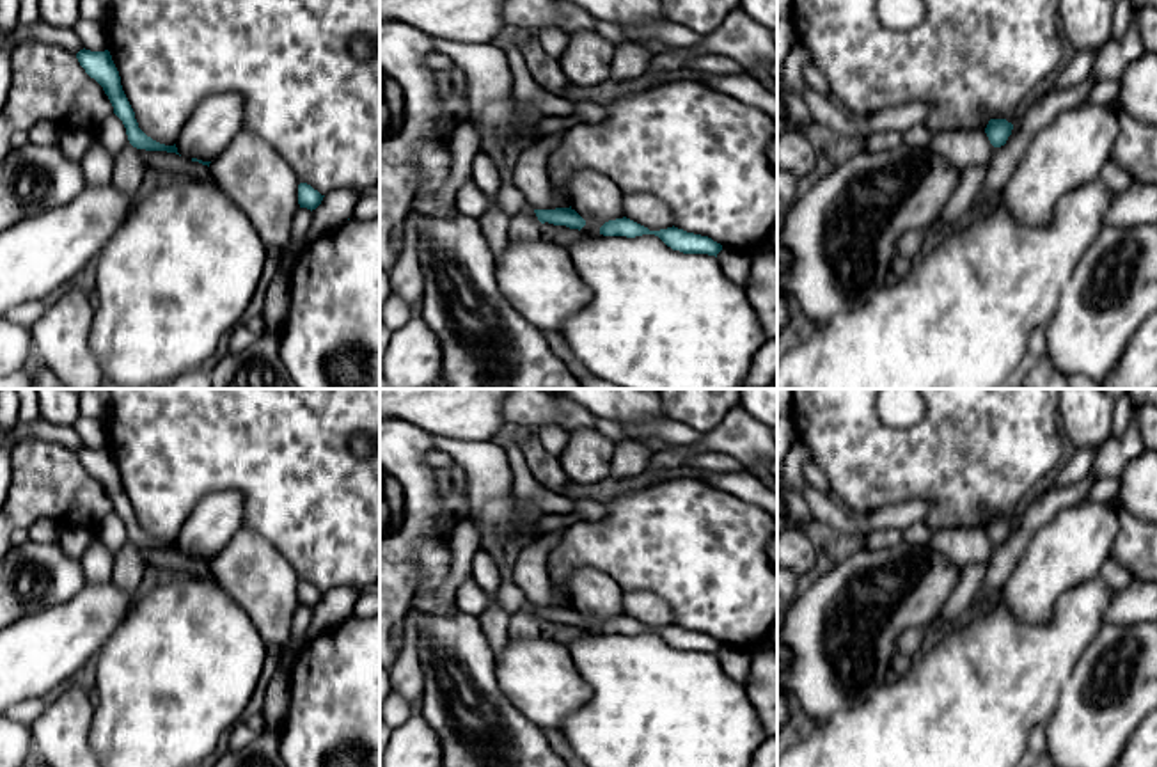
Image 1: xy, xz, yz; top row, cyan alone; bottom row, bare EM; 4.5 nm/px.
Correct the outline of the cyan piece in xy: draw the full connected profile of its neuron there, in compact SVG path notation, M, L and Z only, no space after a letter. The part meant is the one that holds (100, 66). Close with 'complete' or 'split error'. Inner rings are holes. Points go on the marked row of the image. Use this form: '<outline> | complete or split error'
M83 48L76 53L76 59L80 66L85 69L85 73L103 87L105 94L108 96L114 107L114 114L122 121L128 140L133 147L146 149L146 151L167 151L167 153L179 154L176 144L174 146L160 144L153 140L151 137L147 137L138 128L135 112L122 91L119 71L108 50L91 51Z | complete

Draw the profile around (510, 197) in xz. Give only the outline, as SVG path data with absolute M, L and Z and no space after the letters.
M502 181L497 201L509 217L516 215L527 204L523 194L511 181Z

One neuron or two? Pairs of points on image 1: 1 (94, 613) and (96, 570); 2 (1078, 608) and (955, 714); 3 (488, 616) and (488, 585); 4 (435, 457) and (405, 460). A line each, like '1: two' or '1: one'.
1: two
2: one
3: one
4: two

